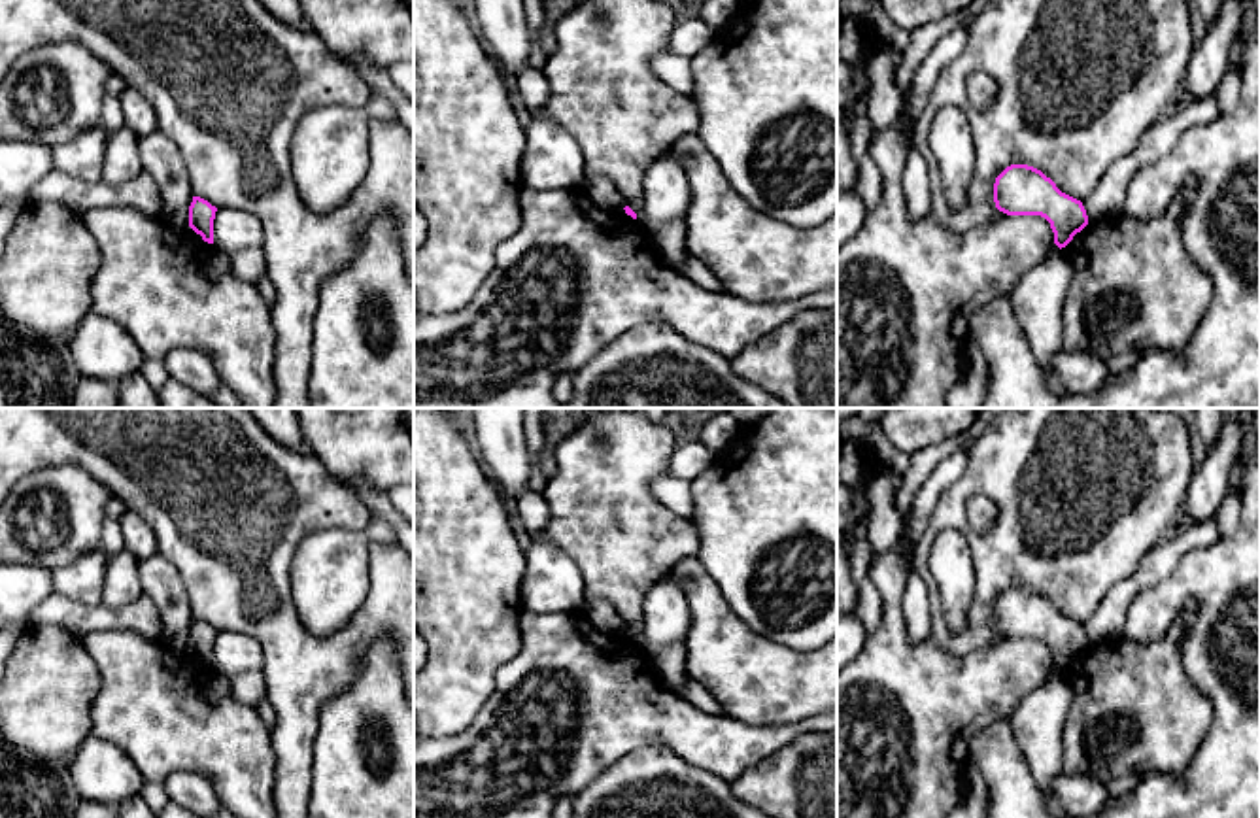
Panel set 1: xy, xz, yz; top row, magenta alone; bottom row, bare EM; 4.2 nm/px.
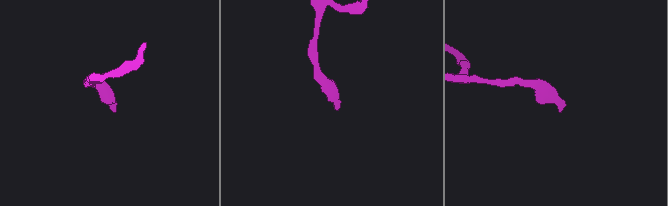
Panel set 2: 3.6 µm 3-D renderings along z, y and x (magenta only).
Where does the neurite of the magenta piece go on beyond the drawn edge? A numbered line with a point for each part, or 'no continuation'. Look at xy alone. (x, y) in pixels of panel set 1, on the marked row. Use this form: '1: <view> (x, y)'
no continuation

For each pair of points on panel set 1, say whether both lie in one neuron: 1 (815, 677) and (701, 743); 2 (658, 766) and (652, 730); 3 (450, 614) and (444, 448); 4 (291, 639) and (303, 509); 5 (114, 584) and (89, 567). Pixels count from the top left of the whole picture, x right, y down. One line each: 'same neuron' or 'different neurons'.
1: different neurons
2: different neurons
3: same neuron
4: same neuron
5: different neurons

